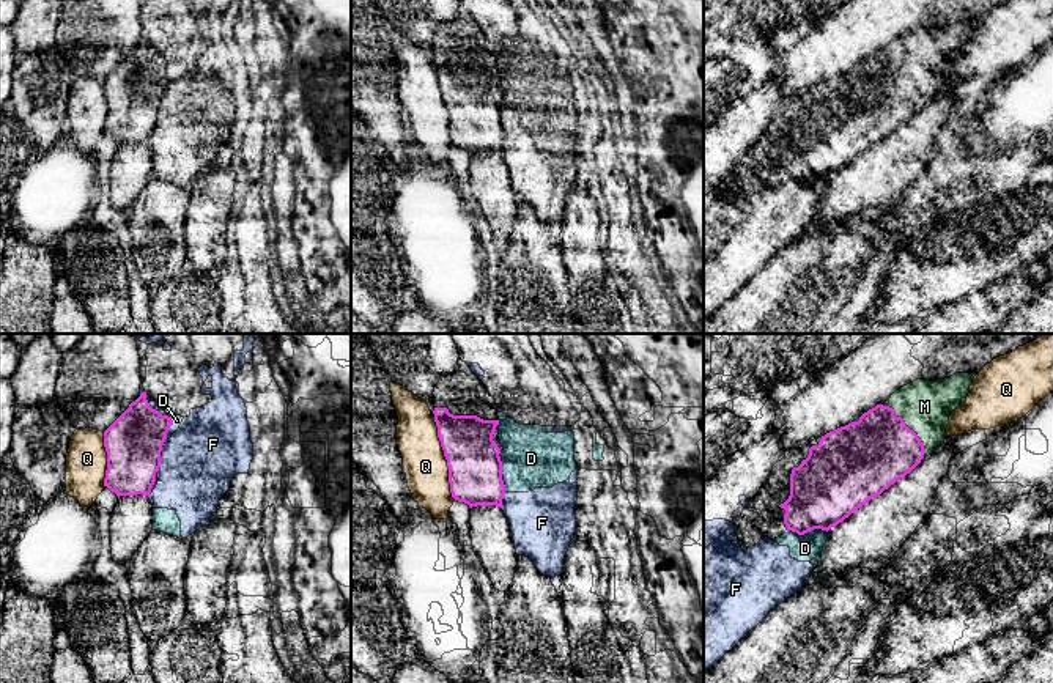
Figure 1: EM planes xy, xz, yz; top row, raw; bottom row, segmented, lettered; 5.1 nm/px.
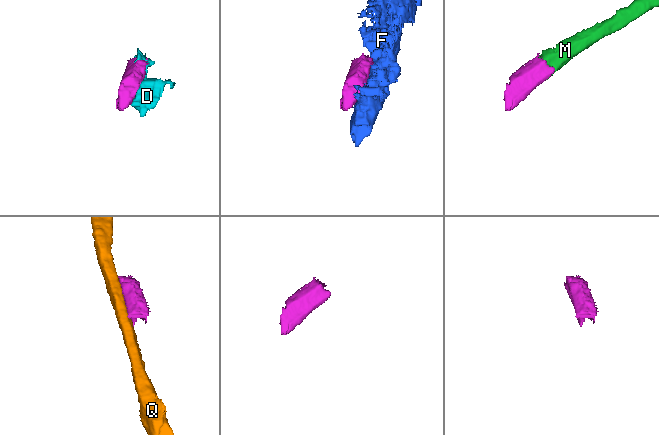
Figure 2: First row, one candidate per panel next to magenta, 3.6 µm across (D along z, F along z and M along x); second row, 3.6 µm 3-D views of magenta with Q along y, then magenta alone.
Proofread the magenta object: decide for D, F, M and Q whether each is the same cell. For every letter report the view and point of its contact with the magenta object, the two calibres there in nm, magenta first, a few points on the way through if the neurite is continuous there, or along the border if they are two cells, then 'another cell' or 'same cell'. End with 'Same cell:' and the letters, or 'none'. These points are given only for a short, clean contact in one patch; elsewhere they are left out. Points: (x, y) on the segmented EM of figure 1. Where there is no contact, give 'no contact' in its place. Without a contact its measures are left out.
D: contact xy (166, 416); calibres 300 and 50 nm; another cell
F: contact xy (161, 450); calibres 300 and 380 nm; another cell
M: contact yz (908, 428); calibres 380 and 260 nm; way yz (869, 455), (908, 428), (924, 406); same cell
Q: contact xz (446, 458); calibres 280 and 220 nm; another cell
Same cell: M

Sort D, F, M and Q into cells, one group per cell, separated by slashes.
D F / M / Q

